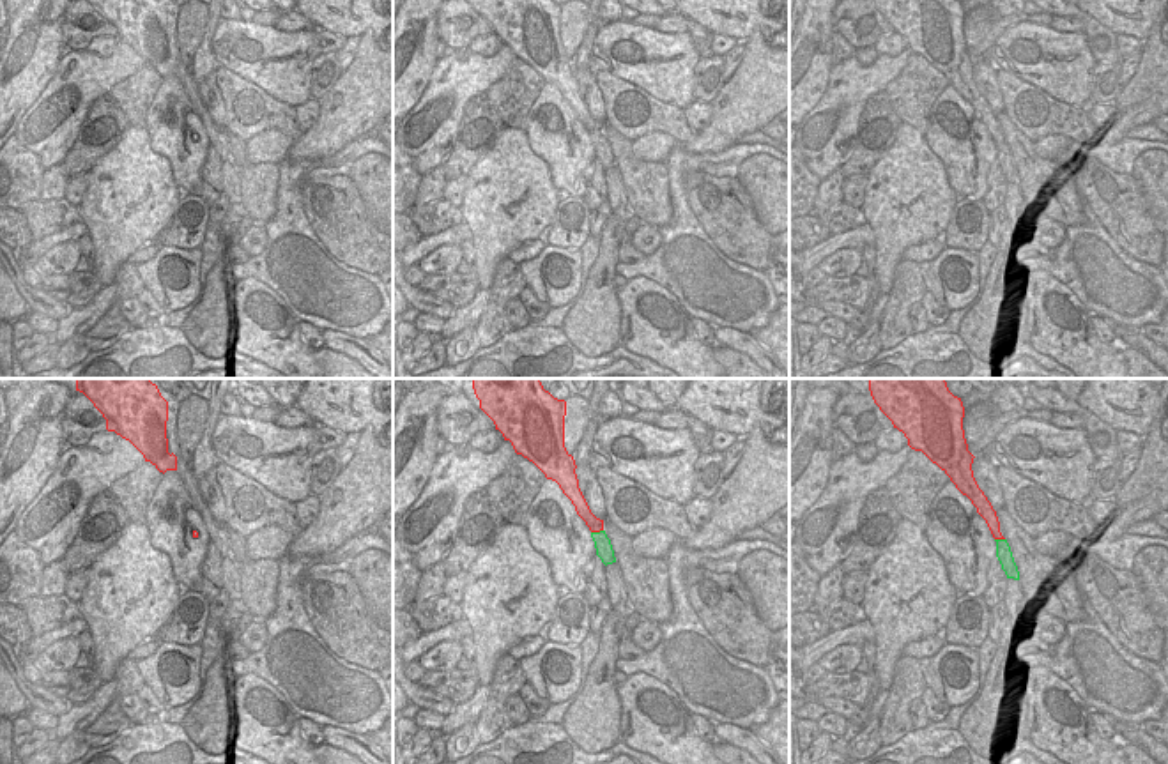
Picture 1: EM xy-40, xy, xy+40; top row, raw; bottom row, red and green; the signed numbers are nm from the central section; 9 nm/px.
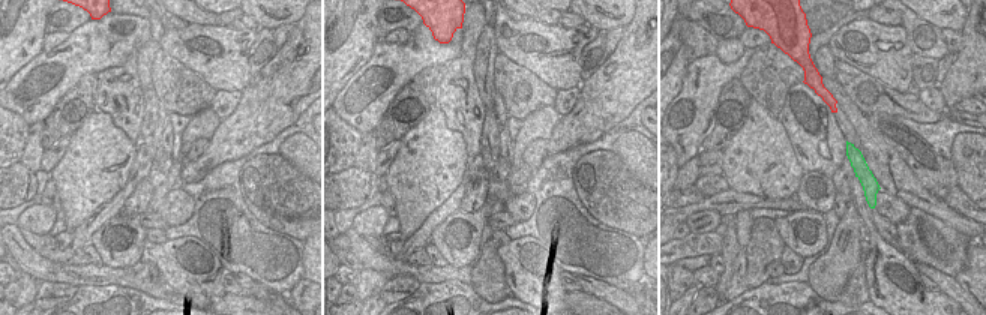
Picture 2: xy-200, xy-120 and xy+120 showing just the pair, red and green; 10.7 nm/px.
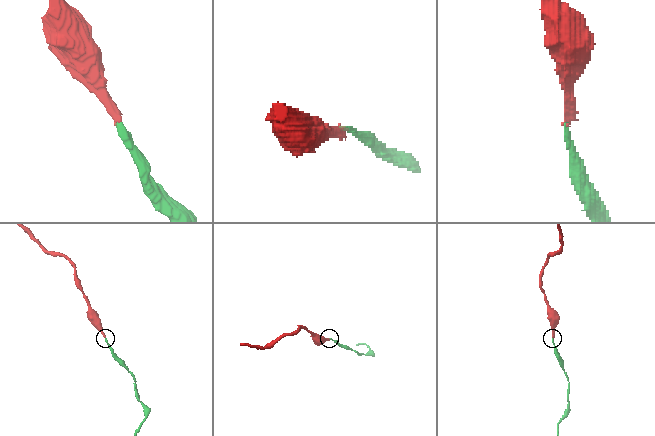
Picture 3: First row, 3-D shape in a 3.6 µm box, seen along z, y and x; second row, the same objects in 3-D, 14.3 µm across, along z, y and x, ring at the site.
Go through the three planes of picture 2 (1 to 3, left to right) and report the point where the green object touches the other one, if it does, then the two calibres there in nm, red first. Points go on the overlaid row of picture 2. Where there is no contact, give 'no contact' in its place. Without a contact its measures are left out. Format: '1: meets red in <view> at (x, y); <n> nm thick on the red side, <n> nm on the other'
1: no contact
2: no contact
3: no contact

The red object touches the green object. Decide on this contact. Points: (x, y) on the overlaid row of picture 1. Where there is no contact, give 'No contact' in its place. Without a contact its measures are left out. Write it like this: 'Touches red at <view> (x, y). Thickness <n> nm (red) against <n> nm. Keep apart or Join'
Touches red at xy (597, 531). Thickness 130 nm (red) against 160 nm. Keep apart.

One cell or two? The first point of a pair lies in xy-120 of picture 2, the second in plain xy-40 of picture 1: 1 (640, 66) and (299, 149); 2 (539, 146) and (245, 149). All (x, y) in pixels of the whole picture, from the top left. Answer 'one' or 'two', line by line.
1: one
2: two

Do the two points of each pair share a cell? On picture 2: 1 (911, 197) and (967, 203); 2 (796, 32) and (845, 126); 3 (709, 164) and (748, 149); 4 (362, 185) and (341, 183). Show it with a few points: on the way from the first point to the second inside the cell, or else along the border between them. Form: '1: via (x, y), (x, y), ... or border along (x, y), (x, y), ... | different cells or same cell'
1: border along (943, 200), (970, 219) | different cells
2: via (802, 56), (817, 86), (832, 102) | same cell
3: border along (724, 150), (721, 174) | different cells
4: via (357, 185), (345, 185) | same cell

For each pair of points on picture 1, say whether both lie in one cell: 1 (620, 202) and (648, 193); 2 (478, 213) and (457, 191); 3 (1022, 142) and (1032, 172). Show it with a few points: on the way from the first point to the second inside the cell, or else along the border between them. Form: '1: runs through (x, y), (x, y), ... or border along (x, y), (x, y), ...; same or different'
1: border along (614, 167), (632, 211); different
2: border along (469, 175), (464, 202), (459, 207); different
3: runs through (1022, 149), (1029, 165); same

